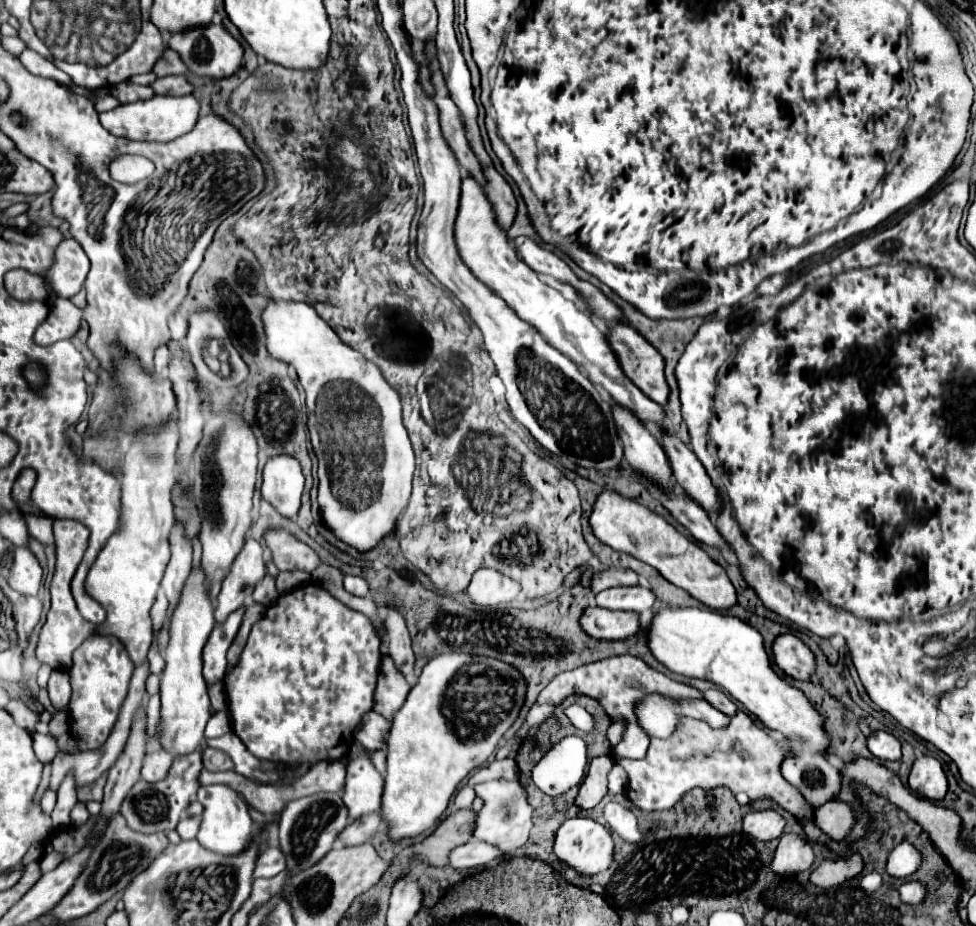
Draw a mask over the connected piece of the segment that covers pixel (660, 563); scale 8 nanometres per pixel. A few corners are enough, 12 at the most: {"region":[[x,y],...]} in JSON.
{"region":[[602,491],[590,527],[706,607],[736,605],[724,567],[662,515]]}

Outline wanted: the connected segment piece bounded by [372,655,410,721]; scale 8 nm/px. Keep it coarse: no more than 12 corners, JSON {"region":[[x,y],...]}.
{"region":[[382,657],[373,711],[392,721],[410,683]]}

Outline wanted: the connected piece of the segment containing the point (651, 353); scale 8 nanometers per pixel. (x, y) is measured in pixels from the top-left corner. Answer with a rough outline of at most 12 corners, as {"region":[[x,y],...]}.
{"region":[[628,323],[608,327],[624,375],[666,405],[664,359]]}

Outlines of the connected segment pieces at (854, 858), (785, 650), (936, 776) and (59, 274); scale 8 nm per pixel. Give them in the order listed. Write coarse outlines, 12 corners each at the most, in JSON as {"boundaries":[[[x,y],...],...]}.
{"boundaries":[[[859,853],[826,859],[810,883],[820,889],[838,887],[864,868]],[[780,635],[776,665],[792,679],[810,679],[816,659],[796,635]],[[914,759],[908,785],[920,797],[944,799],[948,791],[940,761]],[[76,239],[56,249],[44,273],[58,297],[84,287],[90,261]]]}

